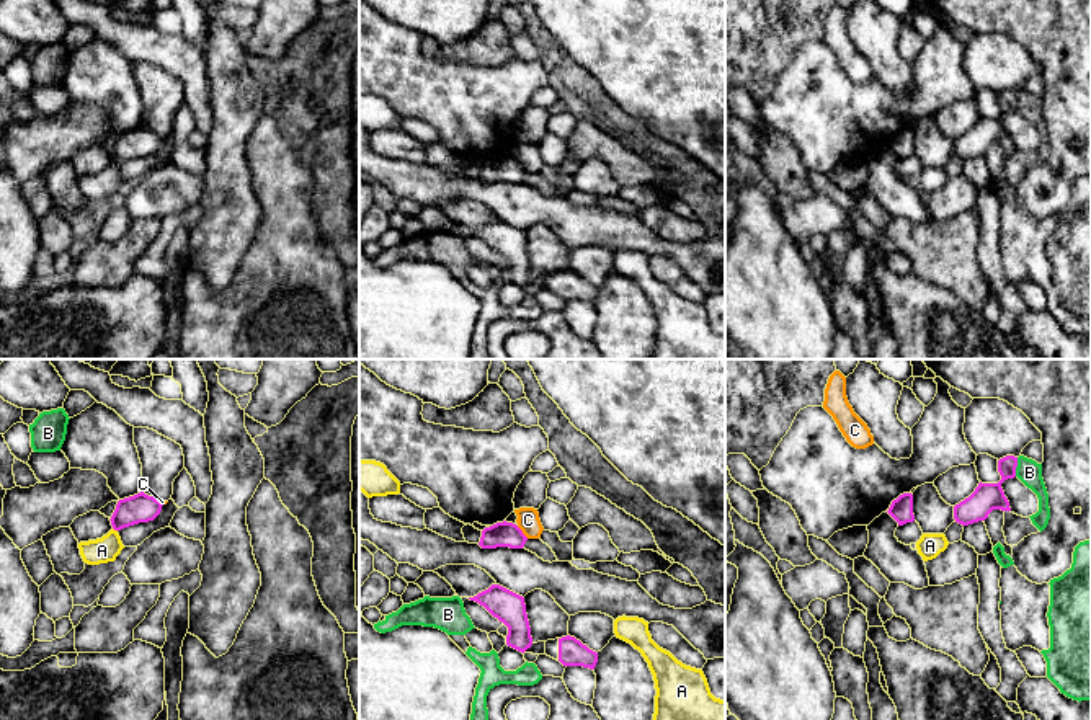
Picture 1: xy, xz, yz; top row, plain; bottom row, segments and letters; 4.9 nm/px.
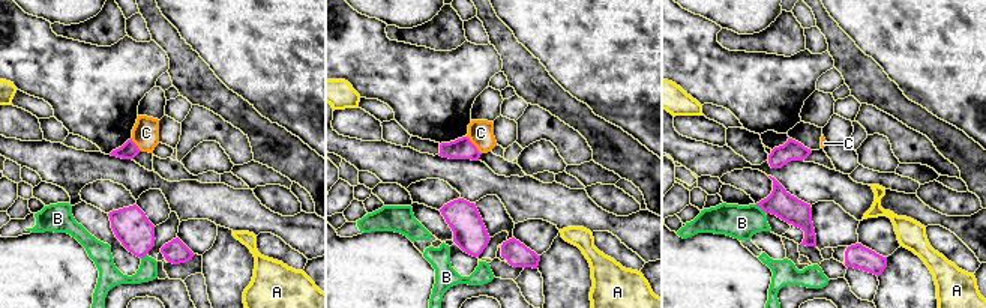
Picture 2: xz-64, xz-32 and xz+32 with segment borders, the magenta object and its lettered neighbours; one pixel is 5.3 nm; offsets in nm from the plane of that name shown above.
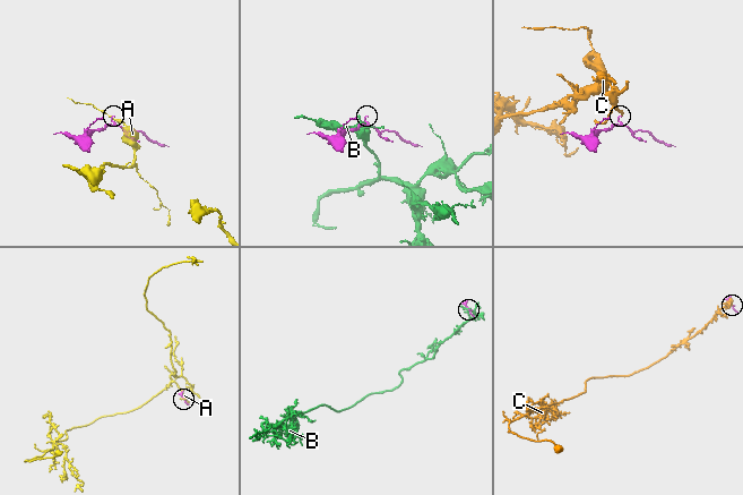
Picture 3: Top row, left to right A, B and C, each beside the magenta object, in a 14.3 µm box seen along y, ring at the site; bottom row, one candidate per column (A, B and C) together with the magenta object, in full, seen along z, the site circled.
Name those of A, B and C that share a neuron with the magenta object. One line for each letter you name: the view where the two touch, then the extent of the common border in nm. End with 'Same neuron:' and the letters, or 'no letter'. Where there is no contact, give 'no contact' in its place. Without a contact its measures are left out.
Same neuron: no letter

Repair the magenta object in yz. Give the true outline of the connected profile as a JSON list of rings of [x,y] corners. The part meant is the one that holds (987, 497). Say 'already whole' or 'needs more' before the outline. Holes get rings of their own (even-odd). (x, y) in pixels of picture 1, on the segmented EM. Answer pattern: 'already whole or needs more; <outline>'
already whole; [[[1006,456],[998,460],[1001,480],[998,483],[978,483],[975,491],[954,506],[954,519],[962,526],[985,521],[993,509],[1011,511],[1001,483],[1016,477],[1018,457]]]

